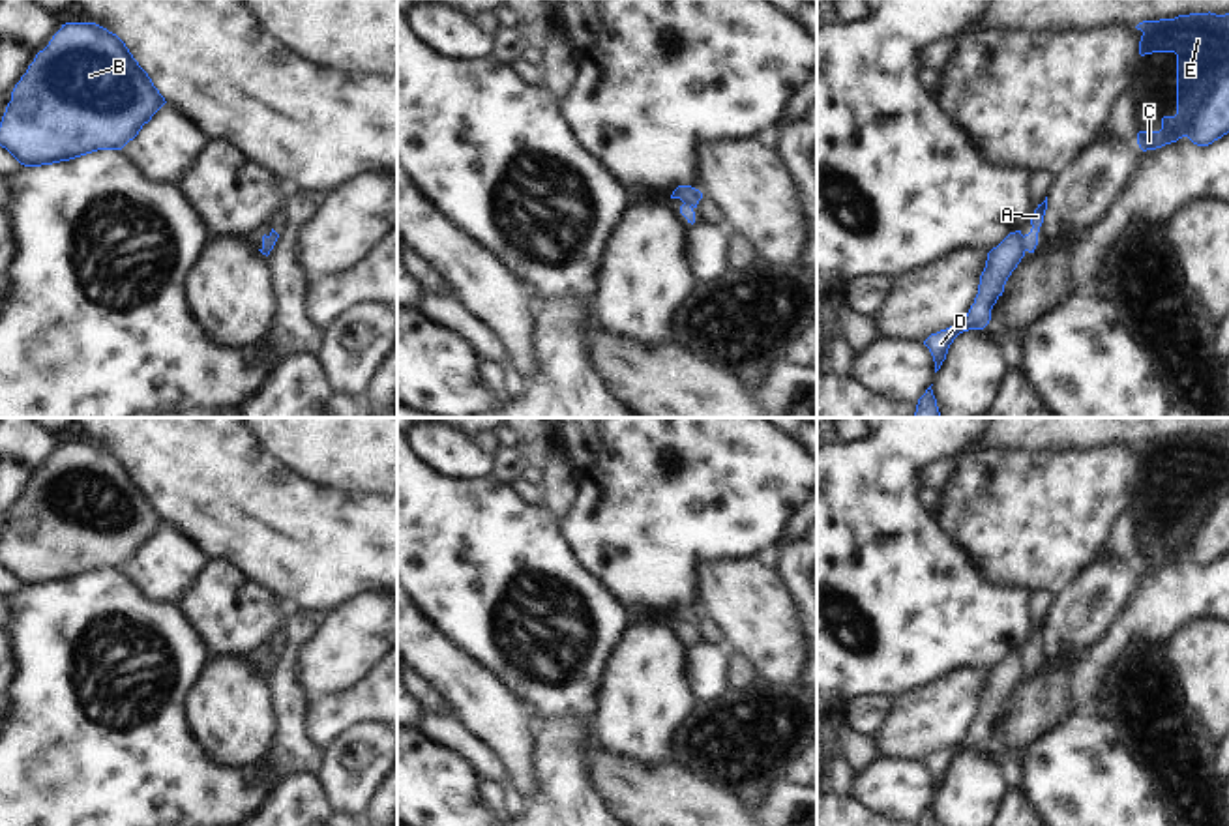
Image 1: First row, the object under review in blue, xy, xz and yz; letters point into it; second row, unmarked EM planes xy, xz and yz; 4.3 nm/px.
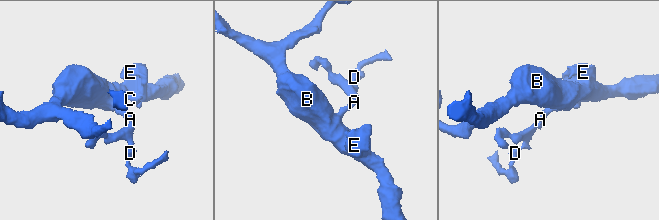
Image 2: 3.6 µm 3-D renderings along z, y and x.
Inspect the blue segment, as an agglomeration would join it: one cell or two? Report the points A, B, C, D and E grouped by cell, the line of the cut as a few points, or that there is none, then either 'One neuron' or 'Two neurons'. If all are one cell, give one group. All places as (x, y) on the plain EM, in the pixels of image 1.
Groups: A B C E / D. Split along yz (1021, 656), (1025, 669). Two neurons

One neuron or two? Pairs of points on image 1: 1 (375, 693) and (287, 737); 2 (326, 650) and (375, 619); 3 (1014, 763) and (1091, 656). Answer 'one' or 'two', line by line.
1: two
2: one
3: two

